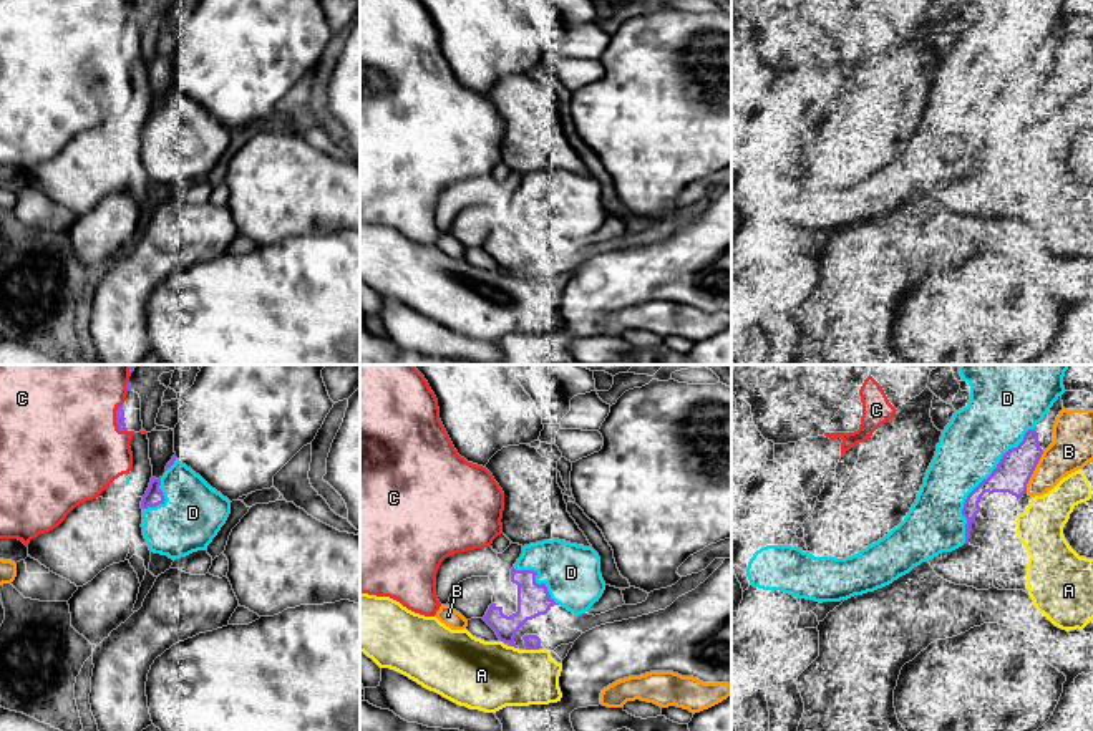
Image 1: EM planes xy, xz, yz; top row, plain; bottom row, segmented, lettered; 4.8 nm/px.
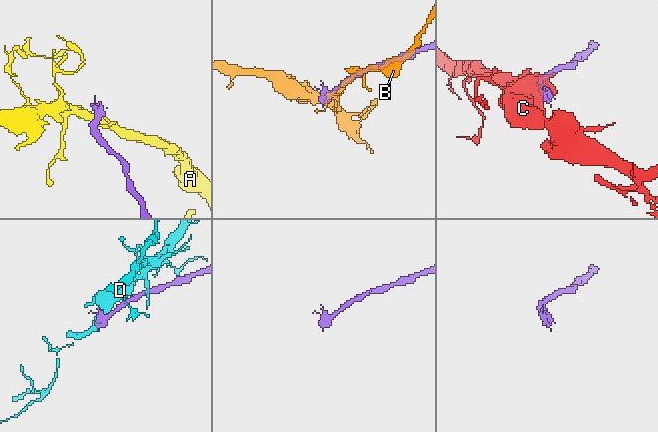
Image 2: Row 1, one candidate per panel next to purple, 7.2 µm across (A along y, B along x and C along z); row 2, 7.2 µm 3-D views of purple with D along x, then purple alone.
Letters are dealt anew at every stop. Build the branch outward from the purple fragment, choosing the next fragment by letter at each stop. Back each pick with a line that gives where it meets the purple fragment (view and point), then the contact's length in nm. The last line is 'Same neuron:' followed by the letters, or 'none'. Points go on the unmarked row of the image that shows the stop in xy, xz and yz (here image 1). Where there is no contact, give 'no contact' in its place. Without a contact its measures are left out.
Same neuron: none

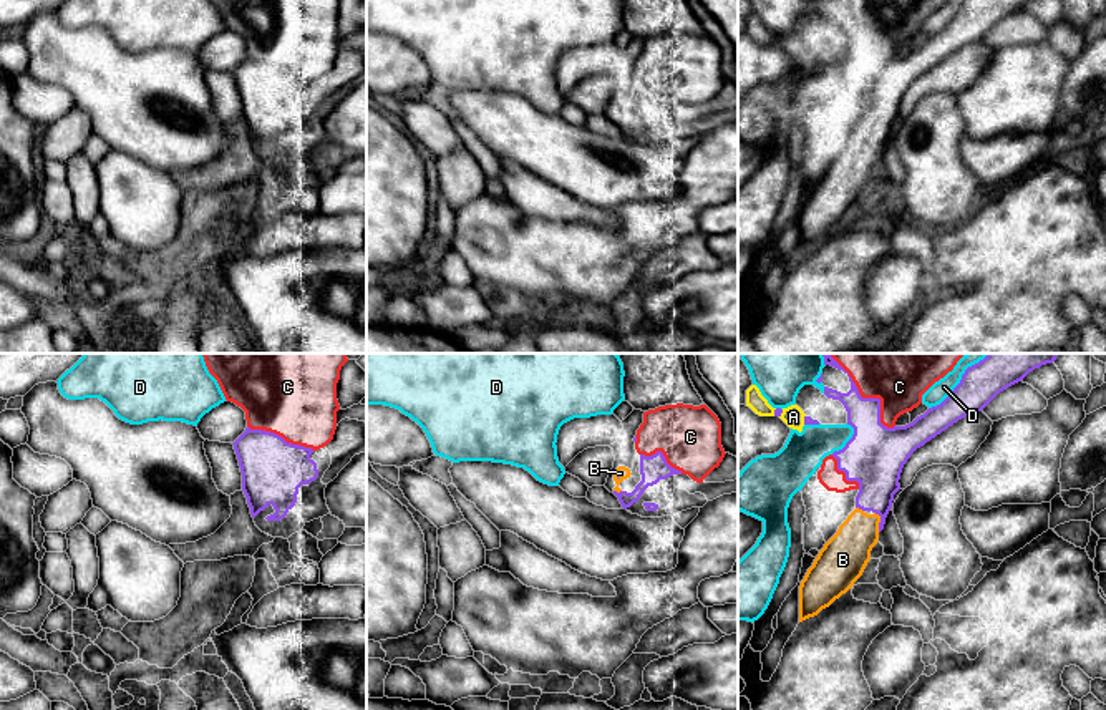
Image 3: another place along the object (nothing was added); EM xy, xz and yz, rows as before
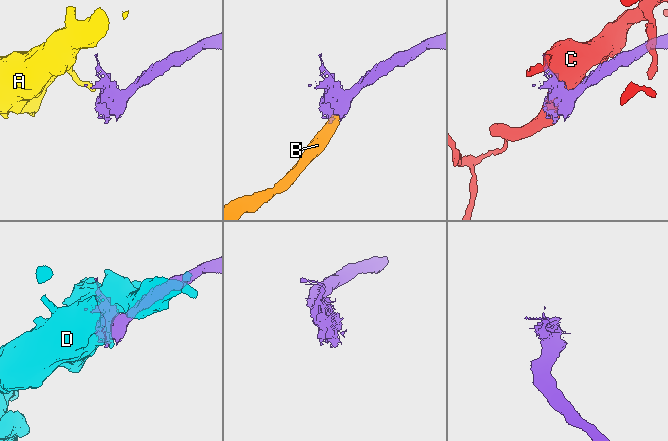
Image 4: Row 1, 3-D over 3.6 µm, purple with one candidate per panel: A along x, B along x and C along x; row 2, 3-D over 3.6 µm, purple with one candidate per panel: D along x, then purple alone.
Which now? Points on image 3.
B: meets purple in yz at (881, 150); contact 110 nm long
Same neuron: B

